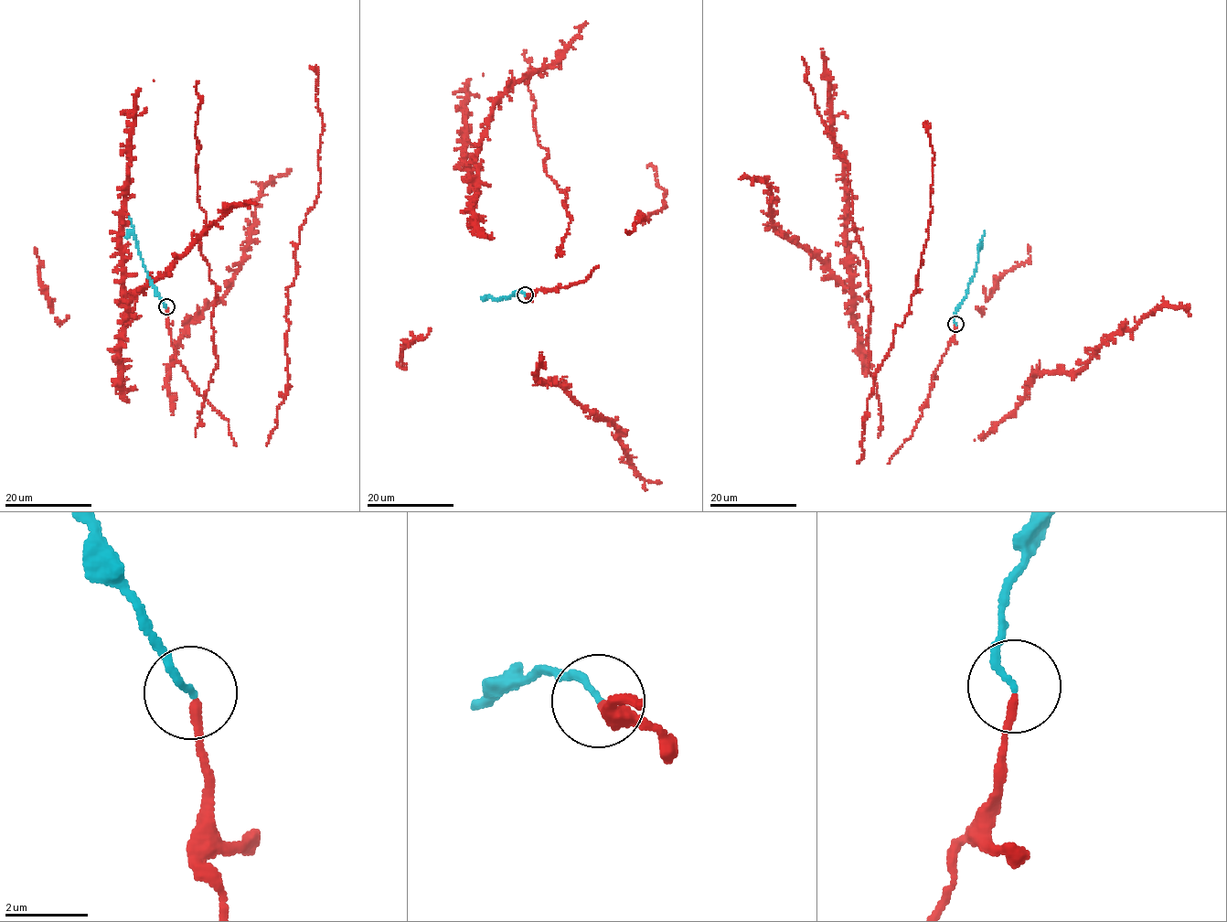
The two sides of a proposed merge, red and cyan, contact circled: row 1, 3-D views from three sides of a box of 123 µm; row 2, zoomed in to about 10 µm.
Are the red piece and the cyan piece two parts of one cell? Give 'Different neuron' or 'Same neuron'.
Same neuron

